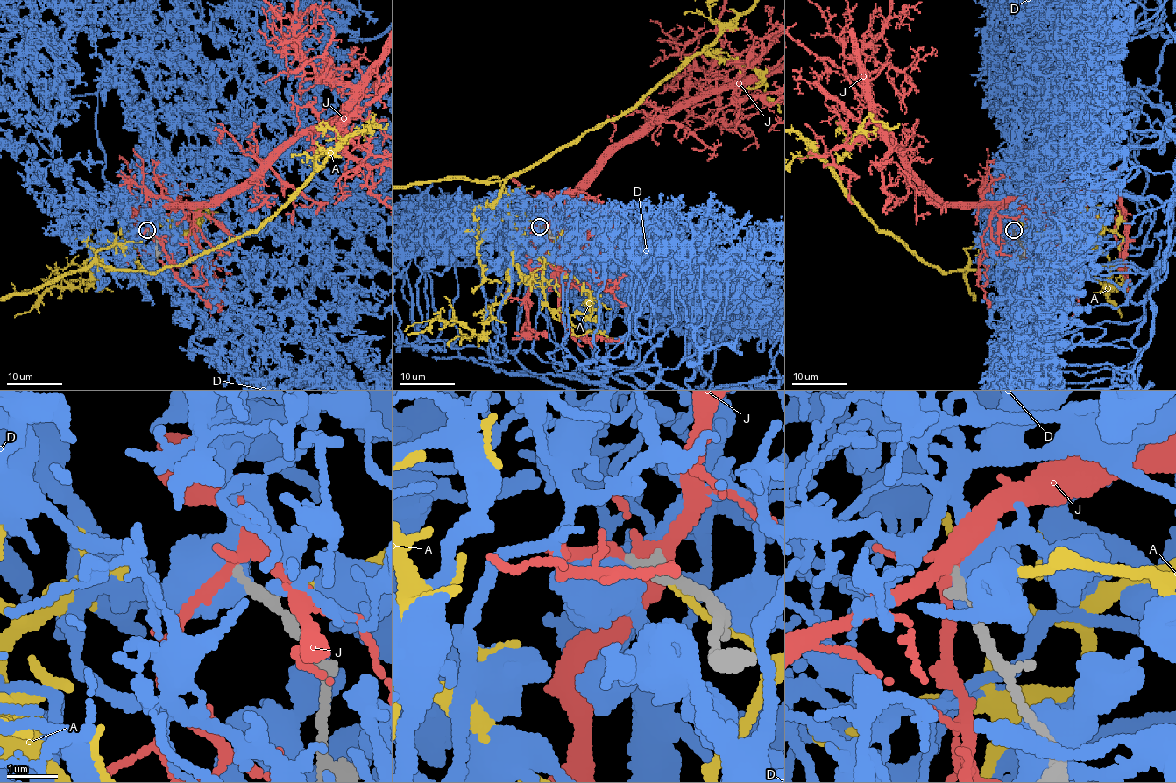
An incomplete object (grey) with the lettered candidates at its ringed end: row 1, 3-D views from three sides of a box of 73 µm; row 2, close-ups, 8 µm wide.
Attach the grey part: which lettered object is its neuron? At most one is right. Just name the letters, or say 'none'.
none

